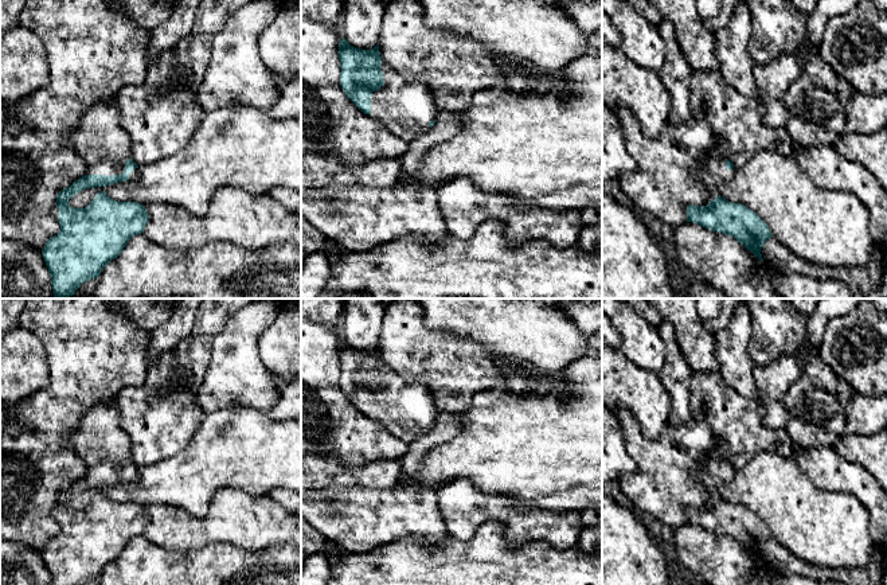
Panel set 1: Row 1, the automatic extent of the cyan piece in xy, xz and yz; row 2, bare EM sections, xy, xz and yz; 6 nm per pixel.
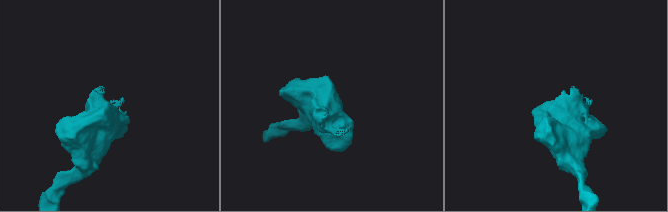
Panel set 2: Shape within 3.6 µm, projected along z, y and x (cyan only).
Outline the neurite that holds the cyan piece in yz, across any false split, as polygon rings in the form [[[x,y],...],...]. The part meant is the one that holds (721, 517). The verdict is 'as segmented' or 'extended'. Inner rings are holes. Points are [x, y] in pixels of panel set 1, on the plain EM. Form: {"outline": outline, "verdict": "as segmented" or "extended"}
{"outline": [[[714,438],[708,459],[698,472],[700,483],[707,490],[707,507],[687,507],[687,523],[698,524],[708,531],[734,538],[762,563],[761,550],[773,538],[767,526],[743,506],[726,502],[720,487],[732,480],[736,468],[726,460],[726,451]]], "verdict": "extended"}

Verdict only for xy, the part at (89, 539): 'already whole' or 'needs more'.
needs more

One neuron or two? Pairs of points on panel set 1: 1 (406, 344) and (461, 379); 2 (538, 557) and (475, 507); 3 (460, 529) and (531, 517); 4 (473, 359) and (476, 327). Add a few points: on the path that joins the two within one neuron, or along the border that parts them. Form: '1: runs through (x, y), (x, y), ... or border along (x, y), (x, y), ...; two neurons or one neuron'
1: runs through (419, 348), (430, 348), (448, 366); one neuron
2: border along (499, 522), (515, 546), (553, 546); two neurons
3: runs through (477, 513), (514, 513); one neuron
4: border along (445, 330), (481, 342), (496, 365); two neurons

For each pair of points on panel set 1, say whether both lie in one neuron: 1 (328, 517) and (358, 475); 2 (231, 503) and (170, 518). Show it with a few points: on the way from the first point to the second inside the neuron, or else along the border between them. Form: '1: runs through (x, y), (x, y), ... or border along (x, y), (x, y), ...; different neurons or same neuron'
1: border along (344, 484), (359, 484), (382, 490); different neurons
2: runs through (217, 518), (210, 525), (184, 525); same neuron

